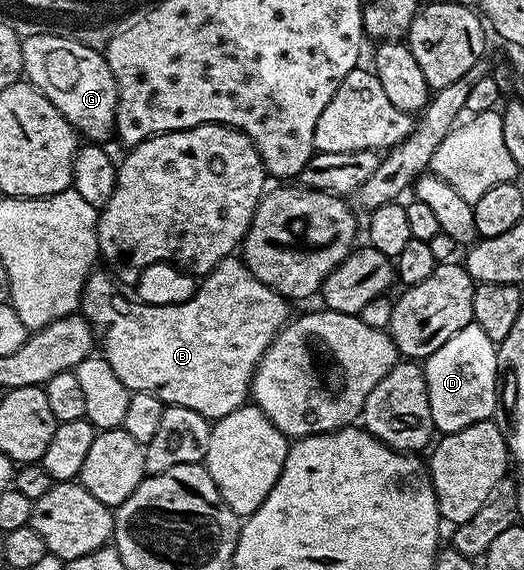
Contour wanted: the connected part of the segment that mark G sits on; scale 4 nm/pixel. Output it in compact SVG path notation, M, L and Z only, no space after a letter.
M41 32L23 39L20 44L22 60L24 61L23 77L31 82L37 90L70 120L70 124L76 130L81 139L87 140L92 144L107 143L107 138L113 137L116 129L116 81L114 72L110 72L107 57L101 51L90 48L70 36L64 38L60 34L47 34Z

